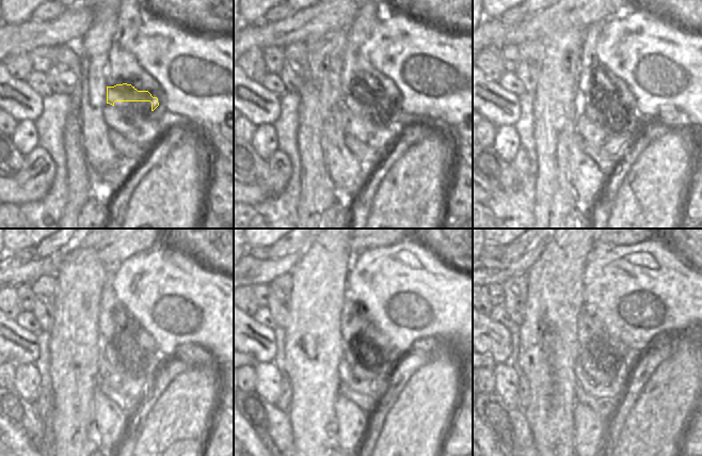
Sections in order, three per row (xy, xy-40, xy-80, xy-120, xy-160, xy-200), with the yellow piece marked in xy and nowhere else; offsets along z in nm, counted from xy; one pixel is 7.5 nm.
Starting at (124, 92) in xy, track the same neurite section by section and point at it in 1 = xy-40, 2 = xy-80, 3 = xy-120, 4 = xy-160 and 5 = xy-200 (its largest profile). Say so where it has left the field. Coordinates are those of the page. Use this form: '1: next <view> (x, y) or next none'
1: next xy-40 (359, 93)
2: next xy-80 (597, 95)
3: next xy-120 (113, 343)
4: next xy-160 (360, 373)
5: next xy-200 (587, 362)

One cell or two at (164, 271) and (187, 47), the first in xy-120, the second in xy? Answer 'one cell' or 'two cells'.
one cell

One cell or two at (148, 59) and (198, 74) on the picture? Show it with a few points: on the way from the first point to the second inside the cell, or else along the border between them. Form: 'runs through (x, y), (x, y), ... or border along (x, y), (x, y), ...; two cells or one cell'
runs through (161, 59), (178, 59), (186, 65); one cell

